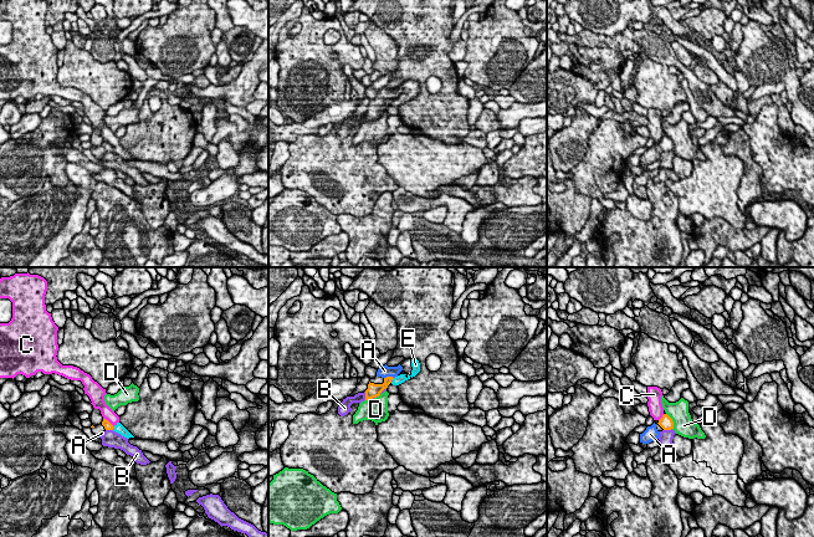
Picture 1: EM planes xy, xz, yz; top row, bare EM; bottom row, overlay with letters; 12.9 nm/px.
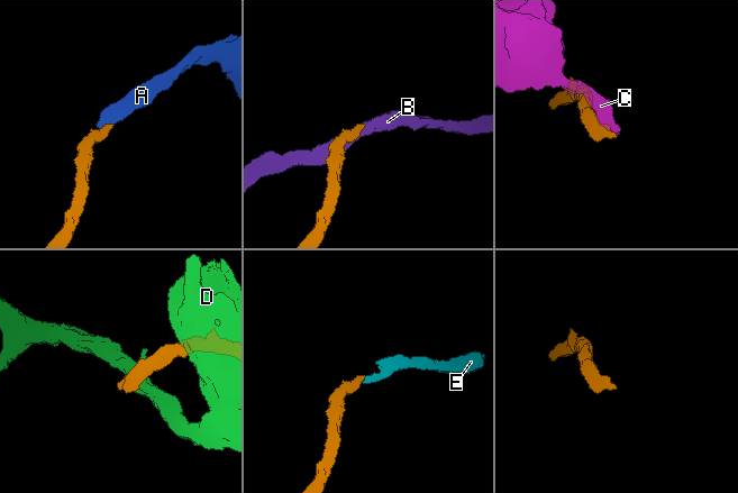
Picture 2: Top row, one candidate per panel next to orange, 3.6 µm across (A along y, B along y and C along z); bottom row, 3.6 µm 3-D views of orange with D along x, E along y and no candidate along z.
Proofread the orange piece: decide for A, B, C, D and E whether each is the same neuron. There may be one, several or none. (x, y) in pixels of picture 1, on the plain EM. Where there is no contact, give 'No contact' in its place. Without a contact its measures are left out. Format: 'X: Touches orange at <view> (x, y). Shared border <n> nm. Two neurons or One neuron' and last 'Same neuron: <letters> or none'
A: Touches orange at xz (388, 98). Shared border 120 nm. One neuron
B: Touches orange at xz (365, 117). Shared border 110 nm. Two neurons
C: Touches orange at yz (661, 139). Shared border 120 nm. Two neurons
D: Touches orange at yz (672, 143). Shared border 240 nm. Two neurons
E: No contact. Two neurons
Same neuron: A

